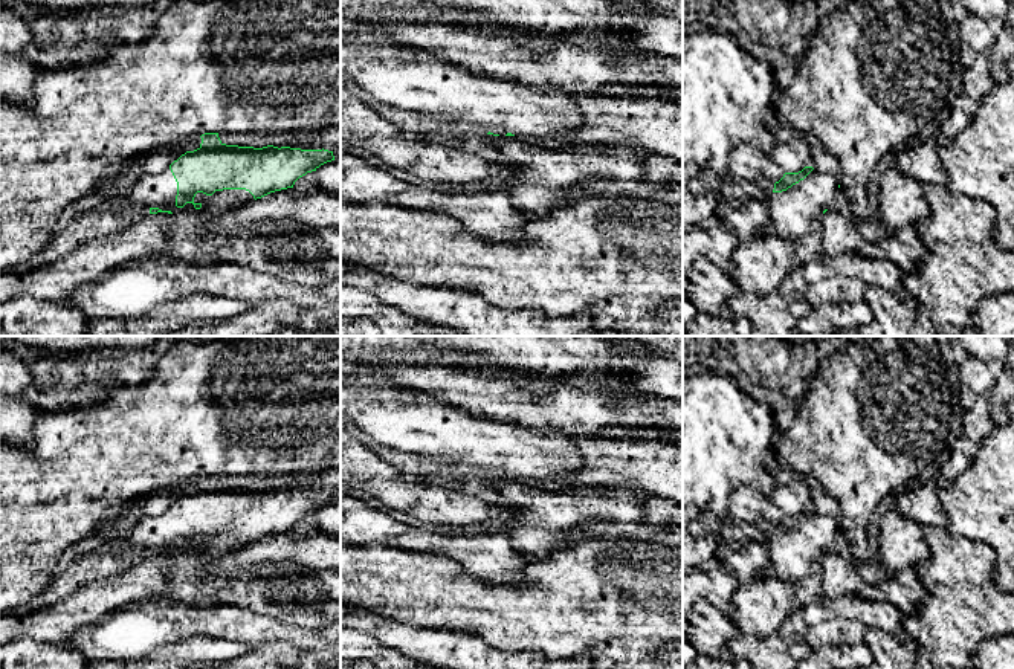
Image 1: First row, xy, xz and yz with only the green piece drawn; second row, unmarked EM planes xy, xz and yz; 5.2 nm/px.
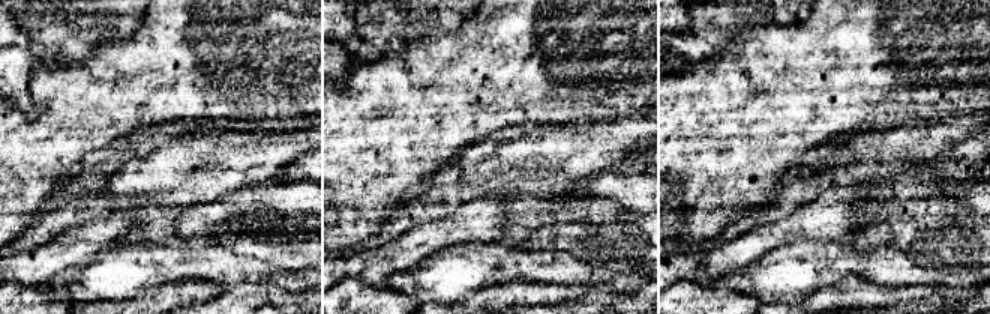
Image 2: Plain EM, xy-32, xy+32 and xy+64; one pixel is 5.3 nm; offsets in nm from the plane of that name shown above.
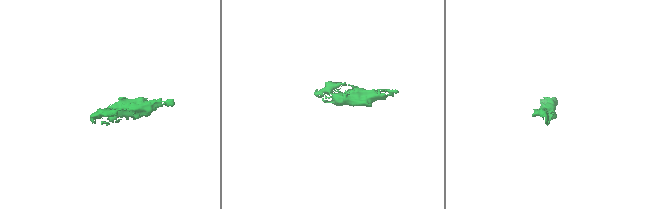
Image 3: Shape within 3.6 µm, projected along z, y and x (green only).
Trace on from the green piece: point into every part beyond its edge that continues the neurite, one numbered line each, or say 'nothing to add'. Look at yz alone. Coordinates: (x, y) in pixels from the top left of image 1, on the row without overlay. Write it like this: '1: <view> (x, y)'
1: yz (791, 555)

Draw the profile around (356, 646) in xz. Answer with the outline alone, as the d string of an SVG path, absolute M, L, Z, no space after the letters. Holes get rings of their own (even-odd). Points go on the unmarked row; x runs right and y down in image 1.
M341 628L341 660L345 663L368 663L376 669L444 669L418 663L397 649L382 645L367 632Z

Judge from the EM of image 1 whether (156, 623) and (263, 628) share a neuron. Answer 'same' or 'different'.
same

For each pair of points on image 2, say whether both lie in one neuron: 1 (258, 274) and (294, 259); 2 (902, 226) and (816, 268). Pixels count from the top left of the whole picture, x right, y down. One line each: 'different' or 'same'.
1: different
2: different

